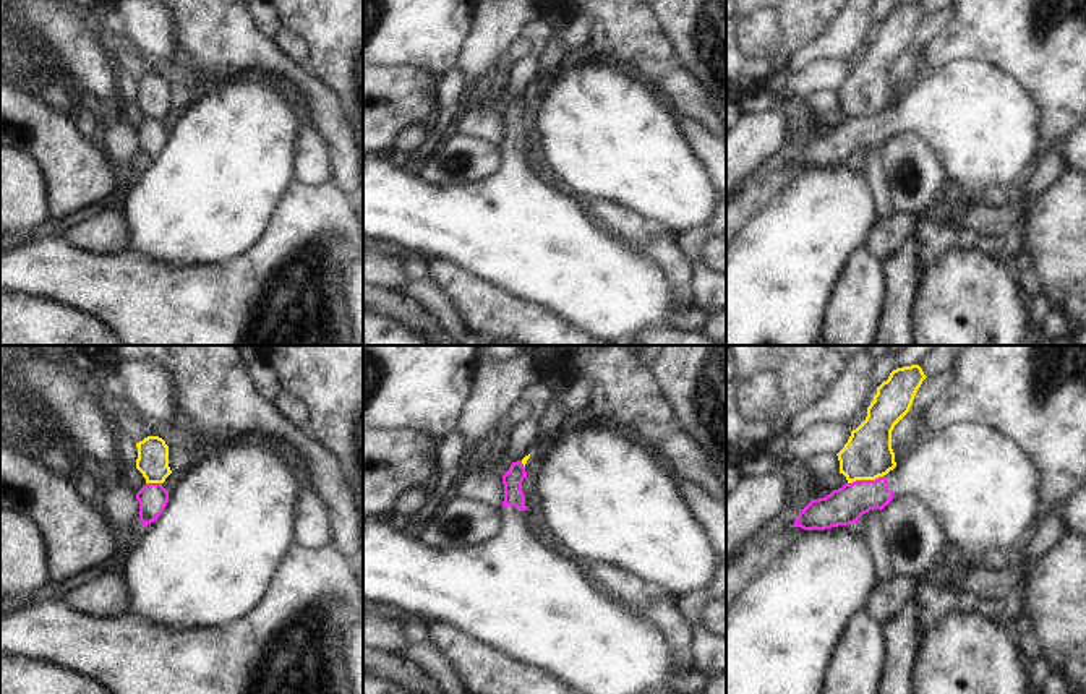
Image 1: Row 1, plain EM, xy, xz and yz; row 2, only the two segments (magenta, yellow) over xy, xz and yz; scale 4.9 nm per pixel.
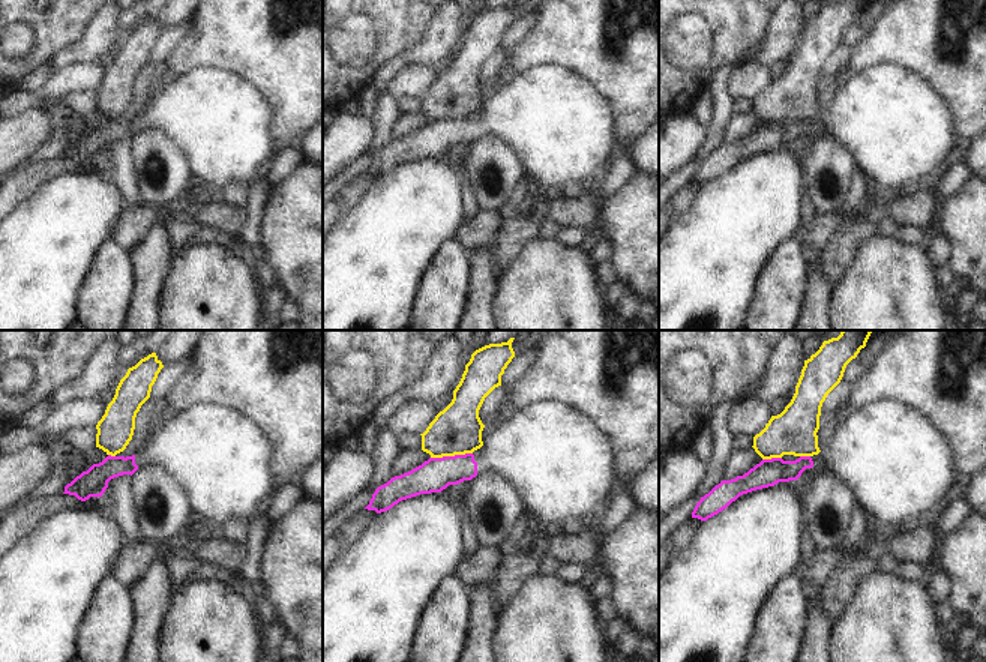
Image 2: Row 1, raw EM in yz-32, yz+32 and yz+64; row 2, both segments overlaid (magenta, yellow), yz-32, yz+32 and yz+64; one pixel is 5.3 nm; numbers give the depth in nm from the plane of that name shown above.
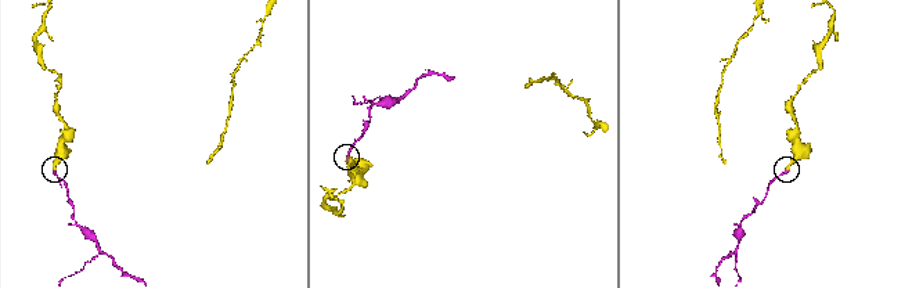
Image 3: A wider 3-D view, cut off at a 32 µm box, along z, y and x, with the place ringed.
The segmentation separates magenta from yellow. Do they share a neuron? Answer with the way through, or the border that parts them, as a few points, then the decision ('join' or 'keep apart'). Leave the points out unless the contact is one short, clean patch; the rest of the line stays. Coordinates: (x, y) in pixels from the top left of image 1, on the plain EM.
border yz (884, 111), (874, 115), (856, 115), (848, 120); keep apart

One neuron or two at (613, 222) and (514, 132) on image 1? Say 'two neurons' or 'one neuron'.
two neurons

